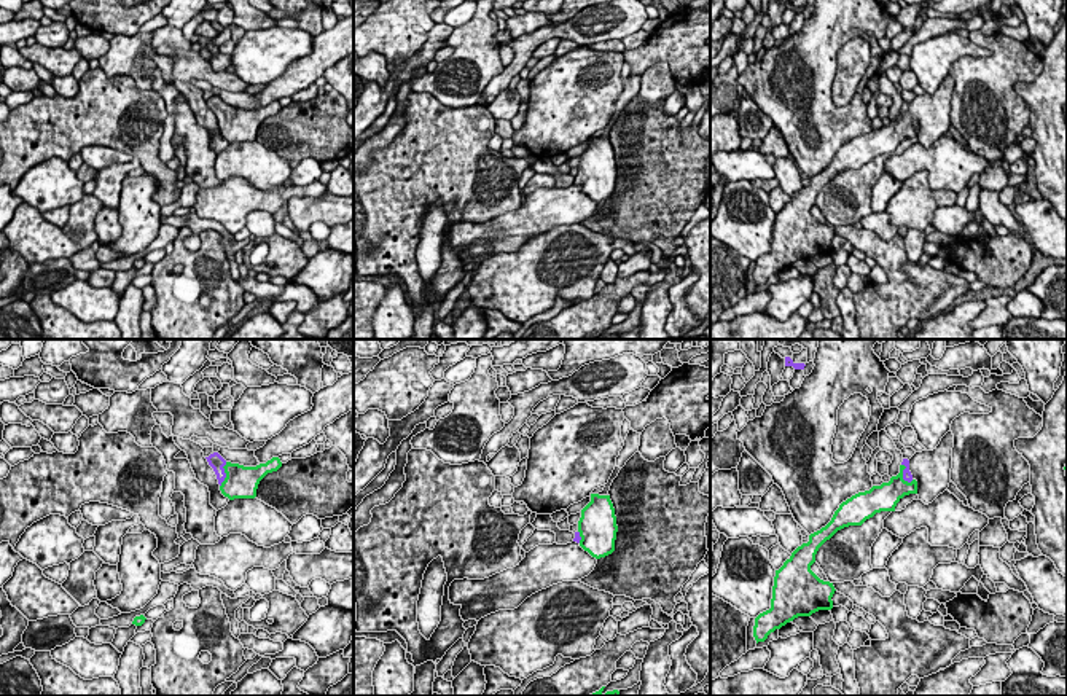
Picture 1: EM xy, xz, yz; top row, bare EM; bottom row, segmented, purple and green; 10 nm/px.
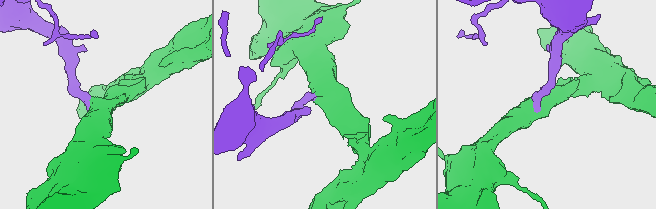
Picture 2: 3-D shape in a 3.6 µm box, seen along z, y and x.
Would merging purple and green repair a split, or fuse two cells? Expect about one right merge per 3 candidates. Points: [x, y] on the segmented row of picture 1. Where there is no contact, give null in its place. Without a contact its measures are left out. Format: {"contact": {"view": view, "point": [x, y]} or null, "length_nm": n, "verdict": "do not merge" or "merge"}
{"contact": {"view": "yz", "point": [903, 475]}, "length_nm": 220, "verdict": "merge"}

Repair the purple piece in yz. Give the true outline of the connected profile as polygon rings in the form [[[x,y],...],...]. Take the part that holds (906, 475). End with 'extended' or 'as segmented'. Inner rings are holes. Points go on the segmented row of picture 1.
[[[903,459],[900,473],[889,483],[873,486],[842,502],[831,521],[809,535],[809,542],[798,546],[784,565],[776,570],[771,608],[755,618],[753,637],[764,642],[771,632],[798,616],[811,616],[819,610],[833,608],[834,586],[820,580],[811,565],[819,548],[838,530],[862,526],[881,511],[895,511],[897,503],[909,494],[917,494],[917,481],[909,471],[909,460]]]; extended

